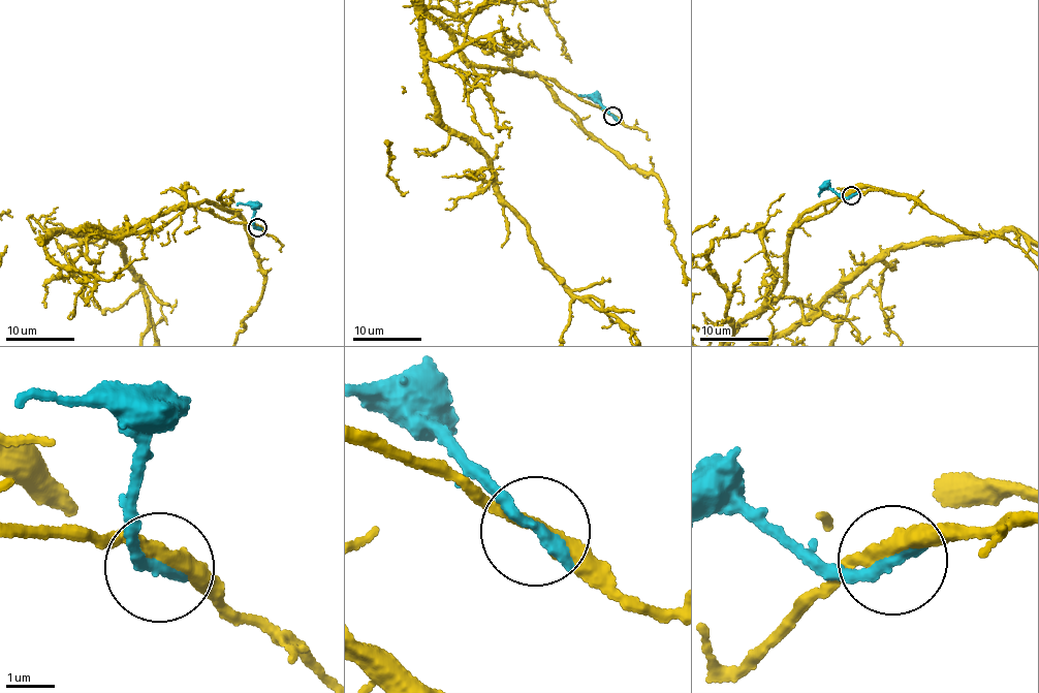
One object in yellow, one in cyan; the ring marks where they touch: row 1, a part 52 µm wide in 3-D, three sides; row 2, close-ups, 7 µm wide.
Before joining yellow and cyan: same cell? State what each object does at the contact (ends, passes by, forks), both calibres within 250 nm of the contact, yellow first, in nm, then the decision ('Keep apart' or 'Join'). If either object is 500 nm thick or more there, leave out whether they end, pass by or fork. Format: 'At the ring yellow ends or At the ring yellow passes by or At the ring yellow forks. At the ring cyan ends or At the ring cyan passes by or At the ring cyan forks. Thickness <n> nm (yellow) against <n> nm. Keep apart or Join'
At the ring yellow passes by. At the ring cyan ends. Thickness 280 nm (yellow) against 320 nm. Keep apart

